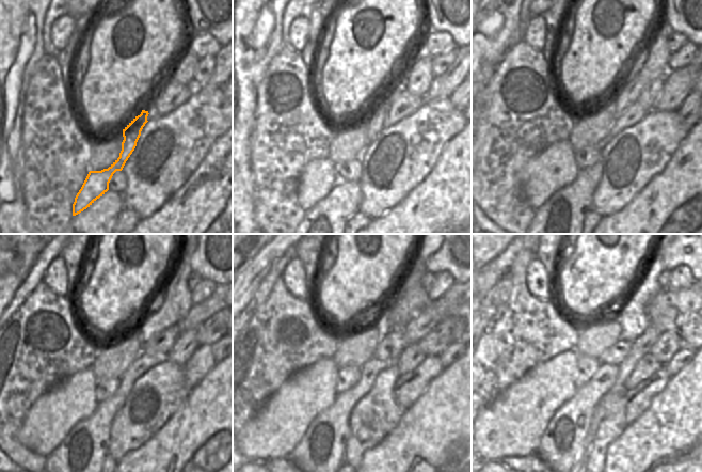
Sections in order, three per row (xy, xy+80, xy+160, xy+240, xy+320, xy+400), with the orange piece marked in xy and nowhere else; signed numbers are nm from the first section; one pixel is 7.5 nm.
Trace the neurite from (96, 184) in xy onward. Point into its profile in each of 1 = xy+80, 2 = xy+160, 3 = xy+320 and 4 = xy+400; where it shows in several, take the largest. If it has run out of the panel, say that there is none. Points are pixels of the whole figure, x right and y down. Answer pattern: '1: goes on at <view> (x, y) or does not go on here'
1: goes on at xy+80 (375, 118)
2: goes on at xy+160 (654, 63)
3: goes on at xy+320 (411, 298)
4: goes on at xy+400 (633, 318)

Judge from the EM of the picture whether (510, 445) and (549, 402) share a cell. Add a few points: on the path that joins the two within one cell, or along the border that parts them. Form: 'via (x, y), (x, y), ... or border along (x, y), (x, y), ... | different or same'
via (516, 435), (539, 412) | same

